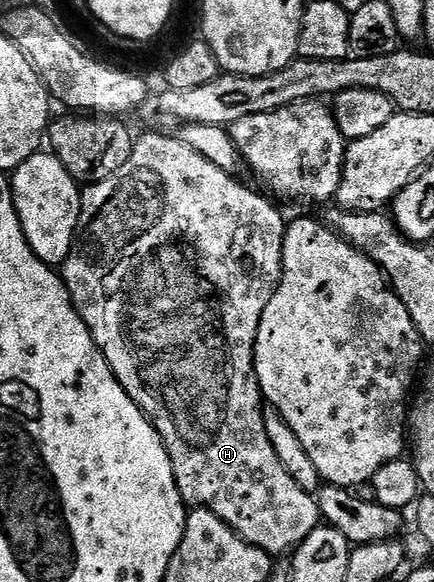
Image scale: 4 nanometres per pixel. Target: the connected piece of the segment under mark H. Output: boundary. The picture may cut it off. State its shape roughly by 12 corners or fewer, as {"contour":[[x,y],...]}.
{"contour":[[148,133],[83,186],[72,305],[185,506],[322,521],[254,347],[286,217]]}

